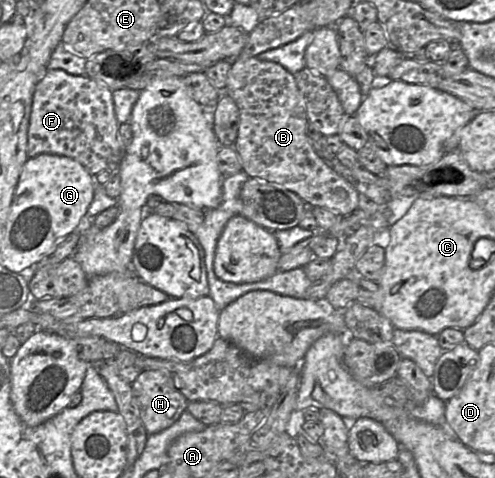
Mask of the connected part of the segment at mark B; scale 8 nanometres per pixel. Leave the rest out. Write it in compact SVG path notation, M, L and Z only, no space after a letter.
M257 57L235 58L231 61L223 93L232 97L239 108L238 135L233 147L242 162L242 170L249 177L294 192L308 207L327 208L340 216L350 215L358 208L359 192L321 159L310 142L306 133L308 124L306 106L296 85L295 75L276 62L259 60Z

